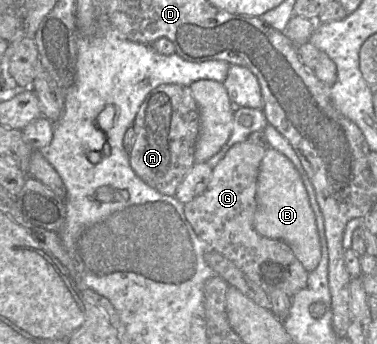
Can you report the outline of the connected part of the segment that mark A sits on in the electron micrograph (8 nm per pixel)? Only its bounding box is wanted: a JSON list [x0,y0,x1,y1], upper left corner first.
[129,84,200,196]

